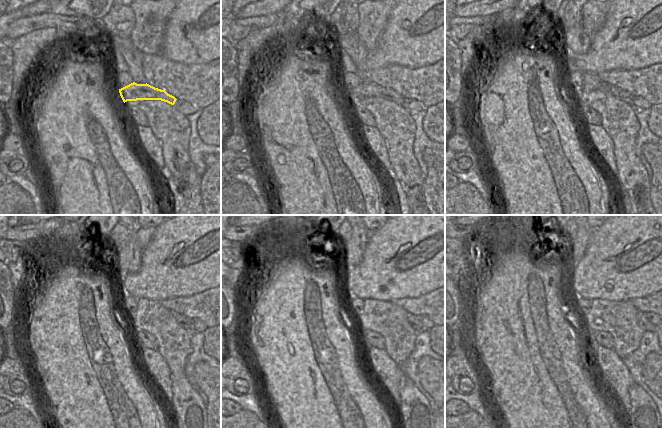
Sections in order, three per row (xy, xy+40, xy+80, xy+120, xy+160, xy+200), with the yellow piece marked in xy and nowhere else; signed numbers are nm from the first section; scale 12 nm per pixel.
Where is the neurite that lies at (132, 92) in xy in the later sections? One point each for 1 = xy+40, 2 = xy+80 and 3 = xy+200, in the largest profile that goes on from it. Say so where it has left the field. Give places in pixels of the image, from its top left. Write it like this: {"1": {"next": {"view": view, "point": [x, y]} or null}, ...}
{"1": {"next": {"view": "xy+40", "point": [366, 89]}}, "2": {"next": {"view": "xy+80", "point": [618, 93]}}, "3": {"next": {"view": "xy+200", "point": [647, 326]}}}

